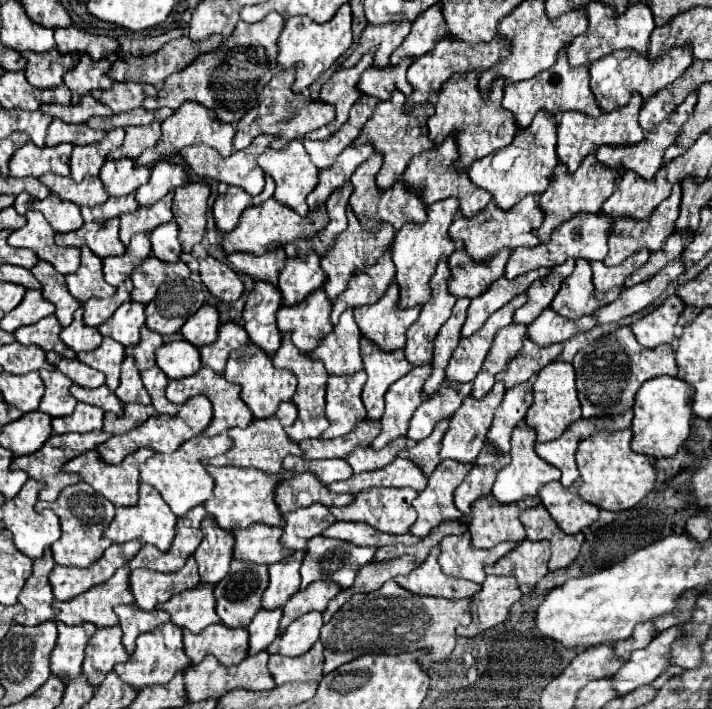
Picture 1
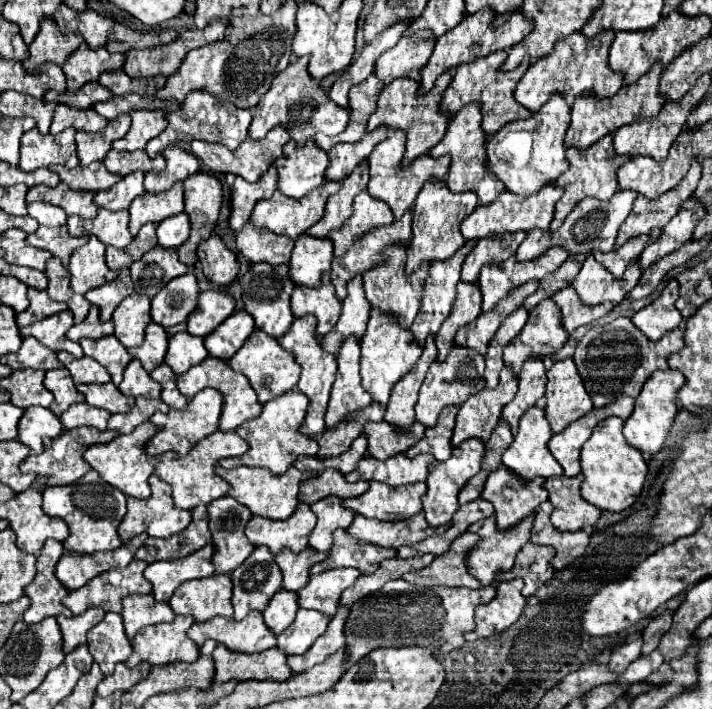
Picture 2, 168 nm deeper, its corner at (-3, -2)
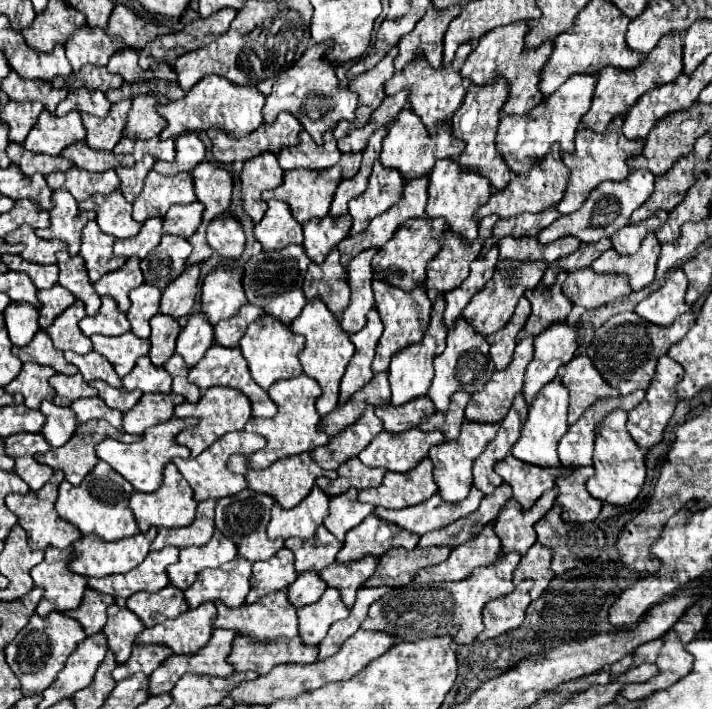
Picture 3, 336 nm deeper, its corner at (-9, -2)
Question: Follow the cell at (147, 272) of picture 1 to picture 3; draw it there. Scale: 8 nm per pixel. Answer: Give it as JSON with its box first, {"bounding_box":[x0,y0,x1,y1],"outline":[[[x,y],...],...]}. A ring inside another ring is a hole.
{"bounding_box":[141,235,193,289],"outline":[[[163,235],[161,243],[141,261],[141,269],[147,285],[165,289],[173,279],[185,271],[185,261],[193,247],[187,239],[175,235]]]}

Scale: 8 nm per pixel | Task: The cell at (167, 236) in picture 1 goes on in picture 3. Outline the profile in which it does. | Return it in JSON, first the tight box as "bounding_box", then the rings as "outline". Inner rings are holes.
{"bounding_box":[163,201,205,239],"outline":[[[199,201],[189,205],[173,205],[163,219],[163,231],[169,235],[189,239],[199,229],[203,211],[205,211],[205,205]]]}

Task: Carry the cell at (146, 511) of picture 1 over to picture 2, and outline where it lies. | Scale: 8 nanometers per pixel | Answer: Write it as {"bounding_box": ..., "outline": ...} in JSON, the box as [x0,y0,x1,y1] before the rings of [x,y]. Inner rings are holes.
{"bounding_box":[117,475,191,541],"outline":[[[157,475],[149,477],[149,487],[151,487],[151,497],[149,499],[133,499],[127,497],[127,515],[123,517],[117,533],[123,541],[133,539],[139,533],[147,533],[149,537],[161,537],[167,539],[175,533],[181,533],[189,521],[191,521],[191,513],[189,511],[181,511],[173,505],[171,495],[169,495],[169,485],[163,483],[161,479],[157,479]]]}

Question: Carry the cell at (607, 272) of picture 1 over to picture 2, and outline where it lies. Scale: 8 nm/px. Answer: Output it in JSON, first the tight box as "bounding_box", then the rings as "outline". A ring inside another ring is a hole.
{"bounding_box":[593,235,651,279],"outline":[[[639,235],[637,239],[631,239],[629,243],[625,243],[623,247],[619,247],[617,251],[609,251],[605,255],[593,255],[611,275],[613,279],[621,279],[625,269],[639,259],[641,251],[651,243],[651,235]]]}

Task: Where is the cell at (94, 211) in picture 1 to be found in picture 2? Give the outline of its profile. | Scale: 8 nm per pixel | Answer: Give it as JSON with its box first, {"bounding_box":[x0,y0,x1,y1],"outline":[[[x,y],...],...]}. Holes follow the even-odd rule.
{"bounding_box":[93,171,143,211],"outline":[[[135,171],[133,175],[121,179],[119,183],[115,183],[109,191],[99,191],[93,197],[93,203],[99,209],[107,209],[107,211],[121,211],[127,209],[137,197],[143,195],[143,173]]]}

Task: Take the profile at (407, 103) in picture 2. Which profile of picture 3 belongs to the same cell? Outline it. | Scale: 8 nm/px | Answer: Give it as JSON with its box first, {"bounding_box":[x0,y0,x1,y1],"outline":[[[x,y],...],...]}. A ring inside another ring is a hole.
{"bounding_box":[385,51,471,133],"outline":[[[417,51],[419,55],[407,63],[401,71],[397,71],[387,83],[385,83],[385,93],[391,95],[395,91],[401,91],[401,89],[409,89],[411,95],[409,95],[409,105],[411,109],[421,117],[421,121],[425,123],[425,127],[429,129],[429,133],[435,133],[437,125],[439,123],[449,123],[451,121],[451,115],[459,109],[459,103],[463,101],[465,93],[467,93],[467,87],[471,85],[469,79],[461,77],[459,71],[455,71],[451,65],[449,67],[431,67],[429,61],[423,57],[421,51]]]}

